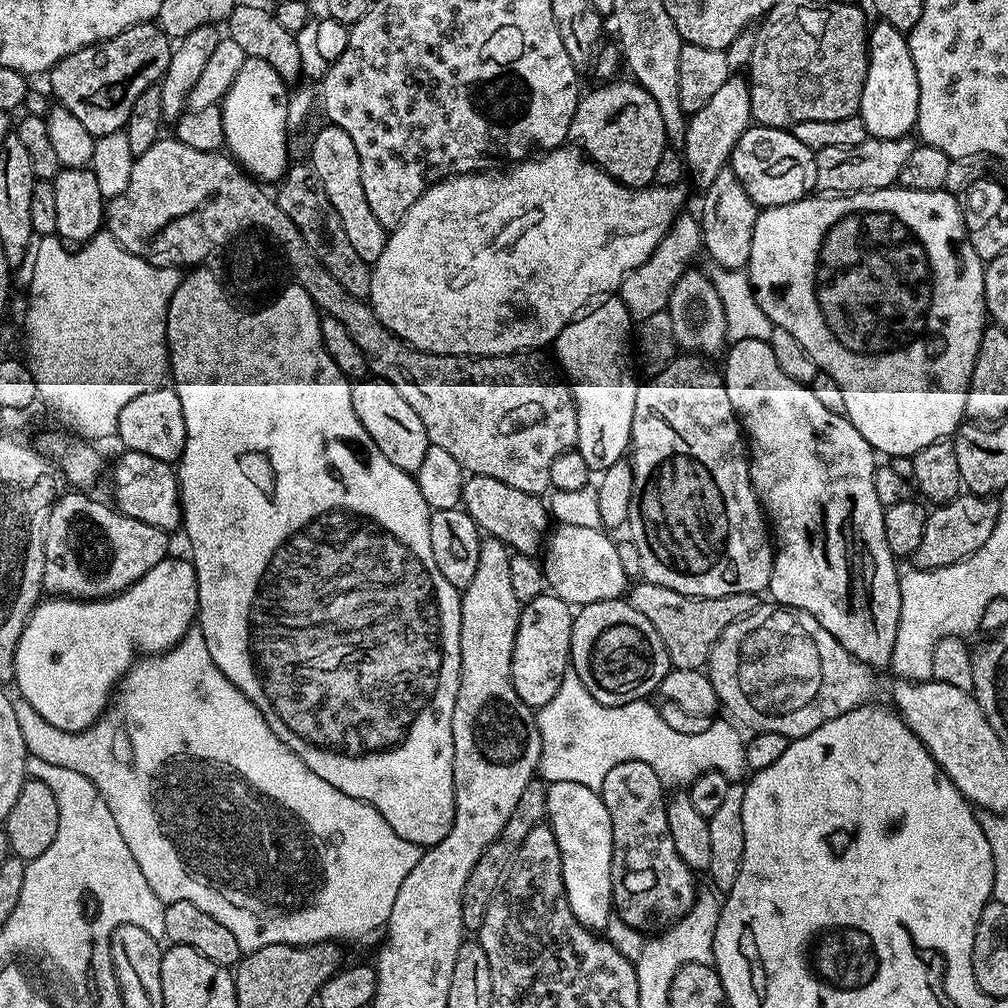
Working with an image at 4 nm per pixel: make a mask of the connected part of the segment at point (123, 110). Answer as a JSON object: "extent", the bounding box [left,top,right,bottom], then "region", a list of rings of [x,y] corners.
{"extent":[46,22,173,136],"region":[[[155,22],[130,26],[114,38],[86,46],[58,61],[46,76],[46,79],[52,83],[51,95],[55,103],[61,108],[70,110],[70,114],[74,114],[74,118],[78,118],[78,122],[82,122],[82,126],[86,126],[86,130],[90,130],[92,136],[114,134],[121,131],[126,118],[130,118],[130,110],[138,99],[138,94],[142,94],[142,90],[147,88],[157,87],[163,80],[172,61],[173,47],[173,41]]]}

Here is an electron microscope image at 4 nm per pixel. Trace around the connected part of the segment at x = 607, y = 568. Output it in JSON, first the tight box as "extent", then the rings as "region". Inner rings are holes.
{"extent":[542,524,630,606],"region":[[[565,524],[553,527],[546,543],[542,548],[542,567],[547,587],[558,598],[567,604],[583,606],[602,602],[603,600],[618,600],[627,593],[630,587],[630,577],[626,570],[622,570],[622,562],[618,559],[617,541],[611,540],[607,531],[590,526],[566,526]]]}

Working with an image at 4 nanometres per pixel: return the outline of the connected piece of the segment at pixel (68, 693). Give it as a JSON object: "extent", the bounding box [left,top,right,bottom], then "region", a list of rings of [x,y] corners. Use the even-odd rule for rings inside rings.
{"extent":[12,558,199,730],"region":[[[169,558],[158,562],[154,570],[146,570],[138,582],[117,596],[102,600],[41,599],[22,630],[12,663],[14,685],[20,691],[21,701],[25,705],[34,706],[39,716],[50,722],[50,726],[58,726],[58,730],[86,730],[104,713],[116,685],[137,659],[136,644],[144,654],[167,652],[193,627],[199,606],[196,567],[188,558]]]}

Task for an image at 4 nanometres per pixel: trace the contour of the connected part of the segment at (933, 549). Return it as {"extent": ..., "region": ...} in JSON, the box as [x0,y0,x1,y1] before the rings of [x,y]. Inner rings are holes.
{"extent":[914,494,999,568],"region":[[[961,494],[949,504],[933,507],[926,518],[926,531],[922,534],[922,543],[914,557],[915,567],[941,568],[974,554],[982,542],[990,538],[990,530],[994,530],[994,522],[998,522],[999,513],[999,499],[971,494]]]}

